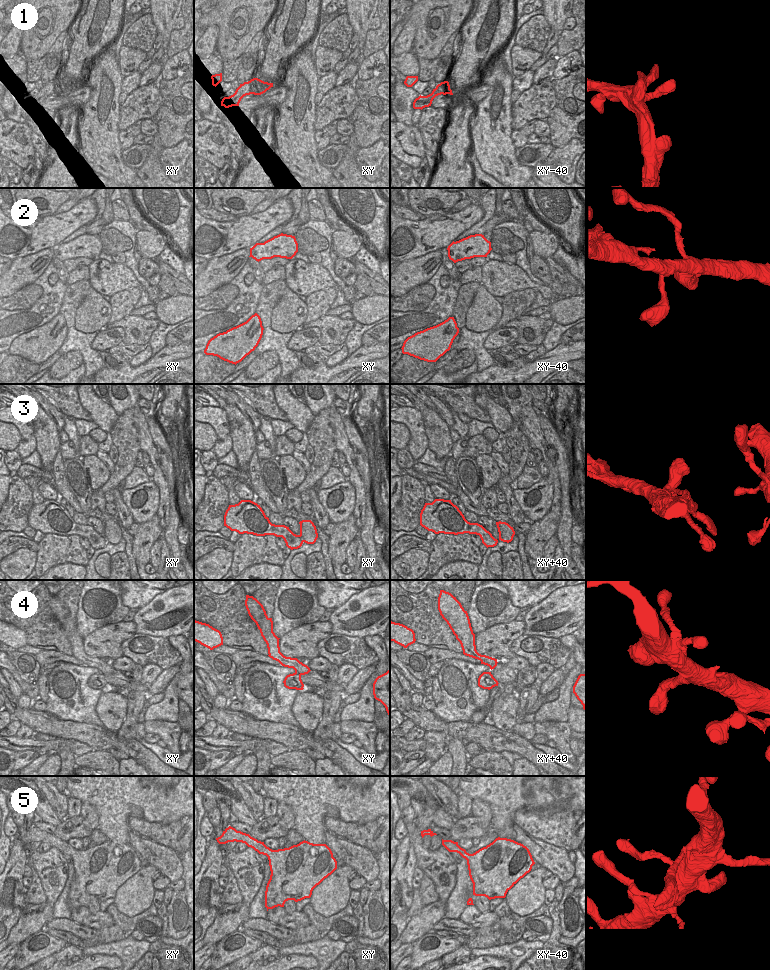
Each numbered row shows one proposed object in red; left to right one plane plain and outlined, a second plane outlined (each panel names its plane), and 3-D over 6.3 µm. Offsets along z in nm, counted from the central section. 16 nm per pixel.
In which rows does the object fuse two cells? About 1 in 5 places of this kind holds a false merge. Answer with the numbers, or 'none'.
none

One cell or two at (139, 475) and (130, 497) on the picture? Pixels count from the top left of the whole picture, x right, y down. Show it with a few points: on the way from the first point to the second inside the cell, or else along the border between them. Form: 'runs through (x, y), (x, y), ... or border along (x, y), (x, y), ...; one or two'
border along (150, 479), (134, 487), (124, 489); two

